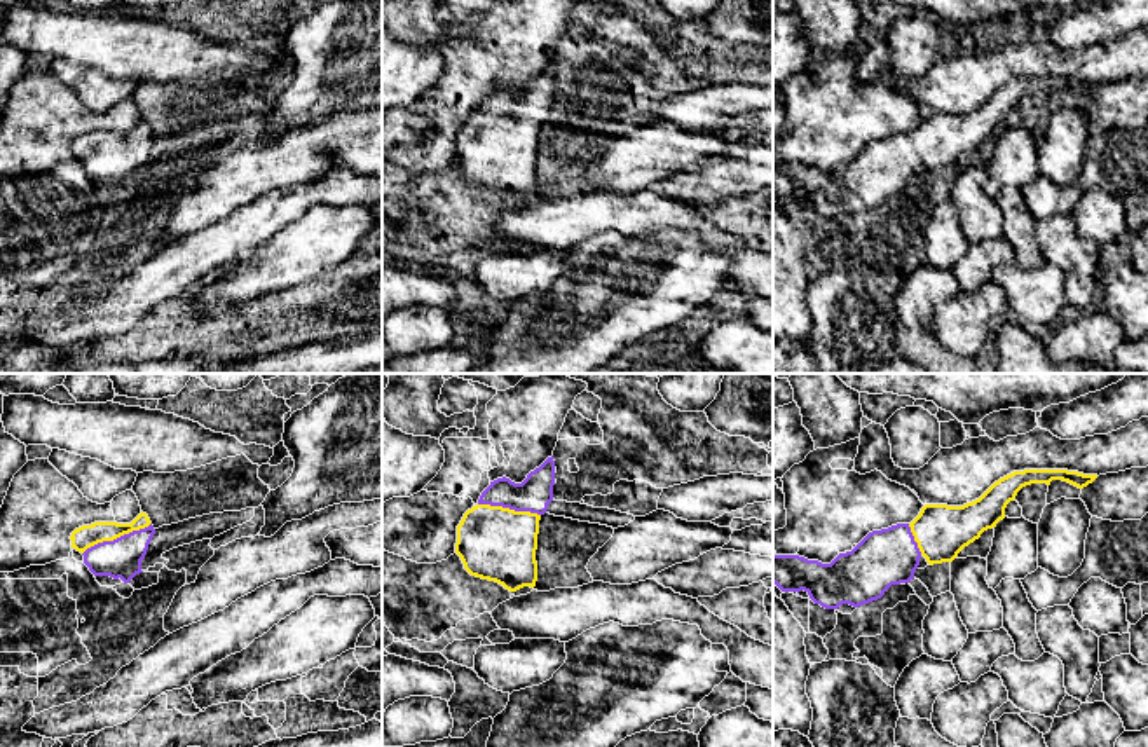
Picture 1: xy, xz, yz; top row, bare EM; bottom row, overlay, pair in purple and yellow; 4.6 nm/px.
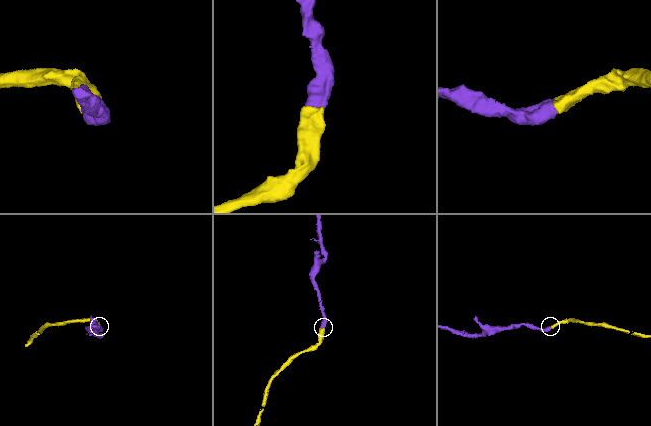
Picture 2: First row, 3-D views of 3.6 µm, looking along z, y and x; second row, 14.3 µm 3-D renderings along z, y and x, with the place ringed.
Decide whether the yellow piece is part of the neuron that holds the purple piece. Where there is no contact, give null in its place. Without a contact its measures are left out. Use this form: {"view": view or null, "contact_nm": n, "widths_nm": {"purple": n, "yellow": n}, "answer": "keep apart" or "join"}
{"view": "xy", "contact_nm": 360, "widths_nm": {"purple": 180, "yellow": 110}, "answer": "join"}

